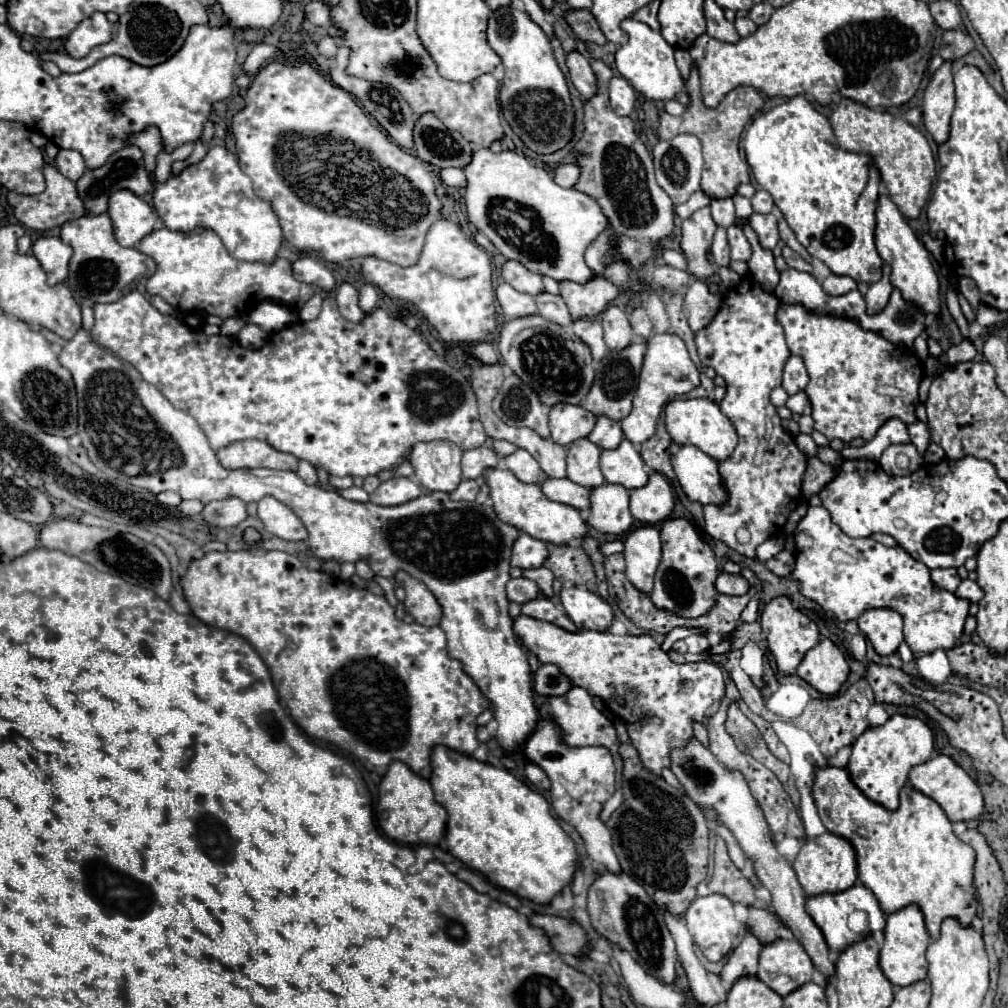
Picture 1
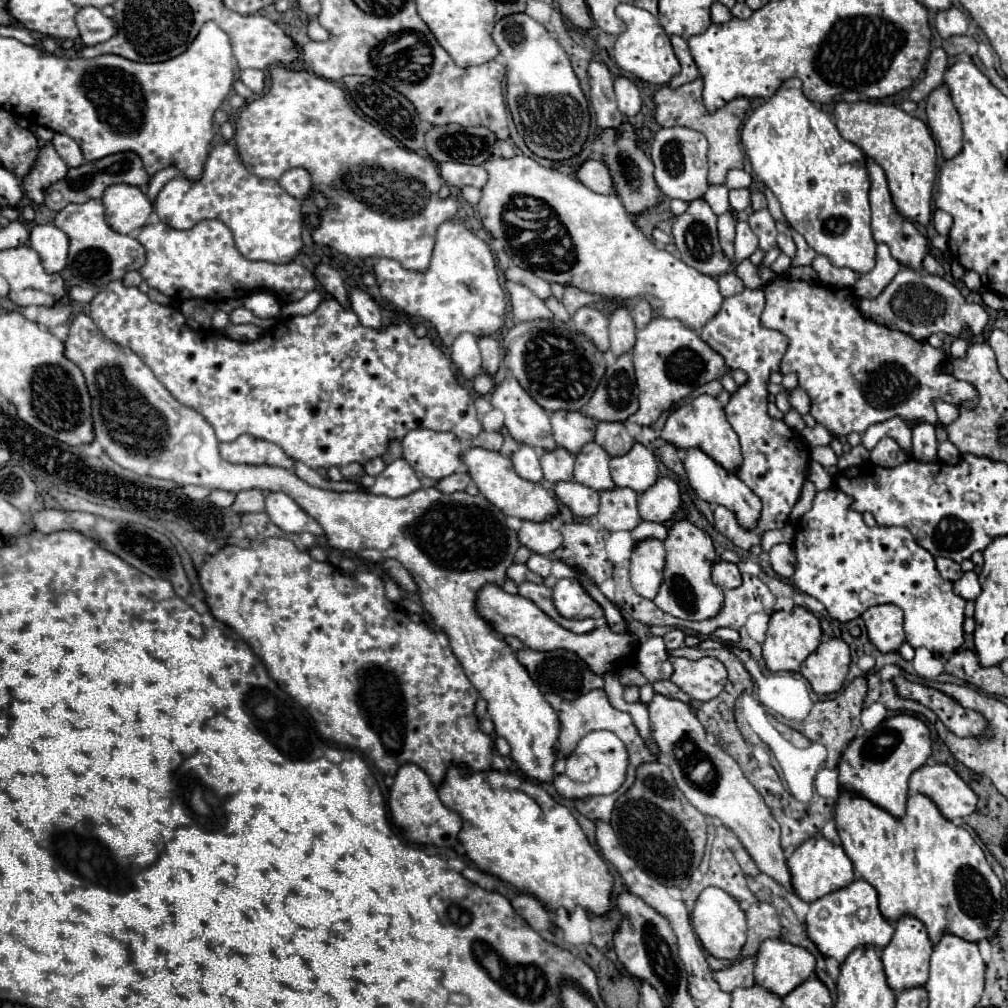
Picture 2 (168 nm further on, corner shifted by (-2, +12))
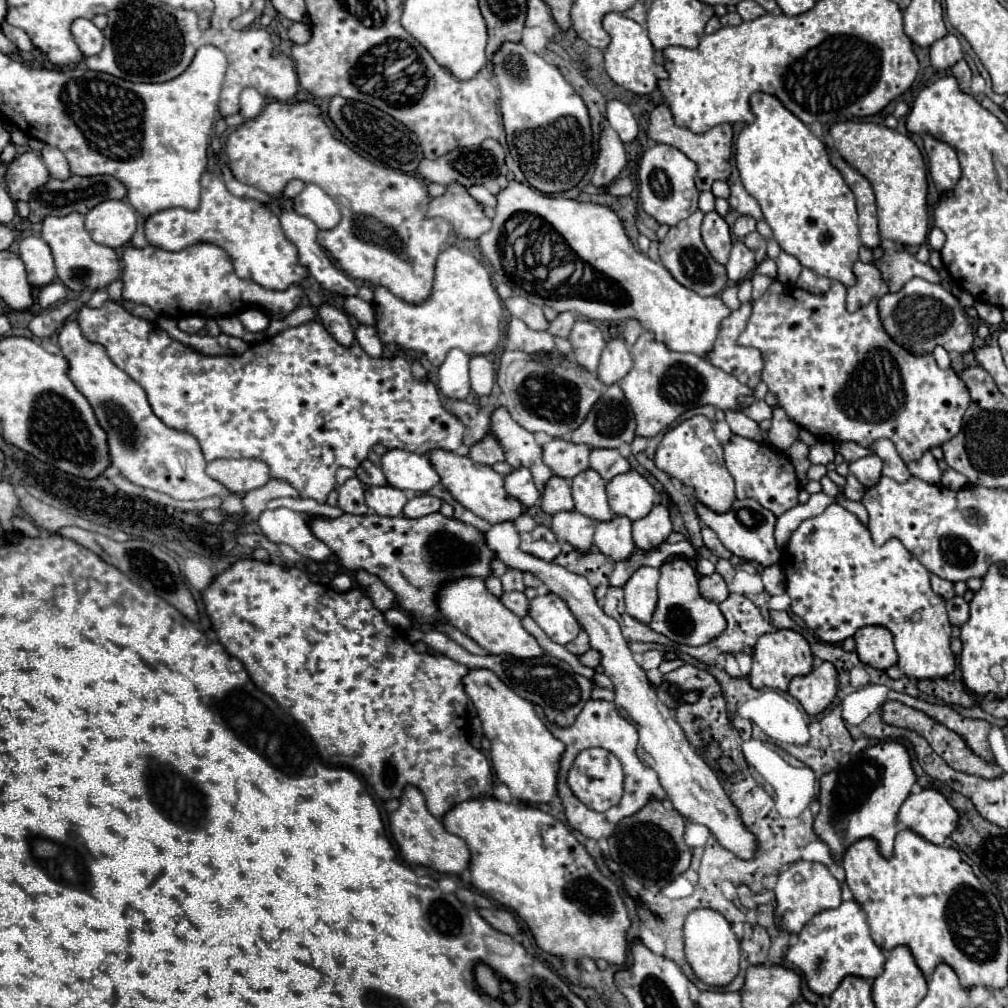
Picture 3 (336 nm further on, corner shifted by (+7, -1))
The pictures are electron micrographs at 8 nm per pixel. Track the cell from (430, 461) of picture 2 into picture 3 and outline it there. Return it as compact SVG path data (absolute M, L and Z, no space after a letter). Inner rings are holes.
M406 449L386 451L382 457L382 471L390 485L416 493L426 493L440 483L440 475L428 455L418 455Z

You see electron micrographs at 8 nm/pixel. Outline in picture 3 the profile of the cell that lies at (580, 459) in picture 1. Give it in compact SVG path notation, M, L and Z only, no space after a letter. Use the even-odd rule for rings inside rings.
M586 469L578 473L570 481L570 487L576 505L574 509L578 513L590 515L590 519L594 521L606 521L614 517L606 499L606 481L594 469Z

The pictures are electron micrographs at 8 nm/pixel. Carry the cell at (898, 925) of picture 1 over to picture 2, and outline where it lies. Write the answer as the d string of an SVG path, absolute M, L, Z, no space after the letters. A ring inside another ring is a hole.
M905 916L897 922L895 926L895 934L891 938L891 942L881 950L881 962L885 966L885 976L887 976L887 984L893 992L903 992L907 988L919 988L927 982L929 978L929 958L931 958L931 942L927 936L925 926L913 918L913 916Z

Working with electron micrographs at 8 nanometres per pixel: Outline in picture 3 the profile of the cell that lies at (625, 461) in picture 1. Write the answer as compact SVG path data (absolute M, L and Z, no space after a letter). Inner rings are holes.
M630 469L628 473L616 475L606 483L606 495L610 509L616 515L626 515L632 521L648 515L654 505L656 491L638 471Z

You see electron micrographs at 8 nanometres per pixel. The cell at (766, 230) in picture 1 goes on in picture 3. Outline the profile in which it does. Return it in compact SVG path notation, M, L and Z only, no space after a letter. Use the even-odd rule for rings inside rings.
M758 231L746 235L746 237L744 237L744 243L756 253L756 263L760 263L760 261L766 257L766 241L760 237Z

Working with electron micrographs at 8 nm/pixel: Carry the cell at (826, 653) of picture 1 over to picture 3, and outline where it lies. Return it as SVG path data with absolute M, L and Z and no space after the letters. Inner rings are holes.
M830 661L814 667L806 677L794 677L788 693L796 697L808 715L822 713L836 697L838 673Z

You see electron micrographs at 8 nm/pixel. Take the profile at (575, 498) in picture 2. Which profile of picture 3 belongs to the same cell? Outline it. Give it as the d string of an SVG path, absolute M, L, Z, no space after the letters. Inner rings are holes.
M558 511L552 515L552 531L558 541L568 541L578 551L588 551L594 535L594 521L578 511Z

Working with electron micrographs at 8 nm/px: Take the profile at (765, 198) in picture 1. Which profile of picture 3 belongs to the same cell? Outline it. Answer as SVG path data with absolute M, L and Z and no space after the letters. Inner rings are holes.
M740 215L738 219L736 219L736 223L734 223L734 227L732 227L732 233L736 235L736 237L744 237L744 235L748 235L748 233L752 233L756 229L756 219L754 217L750 217L750 215Z

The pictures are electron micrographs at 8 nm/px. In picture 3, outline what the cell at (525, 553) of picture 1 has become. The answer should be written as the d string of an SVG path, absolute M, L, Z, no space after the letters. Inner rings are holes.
M538 525L532 533L522 533L520 549L538 557L538 559L554 561L556 555L560 553L560 543L558 543L556 535L552 533L552 529L548 531L546 527Z

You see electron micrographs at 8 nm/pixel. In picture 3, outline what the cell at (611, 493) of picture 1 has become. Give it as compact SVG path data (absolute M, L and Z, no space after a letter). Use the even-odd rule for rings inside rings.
M616 515L610 521L598 521L594 533L594 545L612 561L626 559L634 549L630 525L632 521L626 519L624 515Z

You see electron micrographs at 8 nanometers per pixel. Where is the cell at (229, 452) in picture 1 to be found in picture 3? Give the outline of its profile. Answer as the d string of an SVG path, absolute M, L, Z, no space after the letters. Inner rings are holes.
M214 459L208 463L206 473L238 495L270 481L270 469L260 459Z

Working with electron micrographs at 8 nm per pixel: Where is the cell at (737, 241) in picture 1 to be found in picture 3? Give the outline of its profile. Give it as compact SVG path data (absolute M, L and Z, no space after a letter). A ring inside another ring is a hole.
M736 241L732 245L730 251L730 259L726 263L726 271L728 271L728 279L734 283L740 283L742 279L750 277L754 271L756 263L754 263L754 251L750 251L742 241Z

